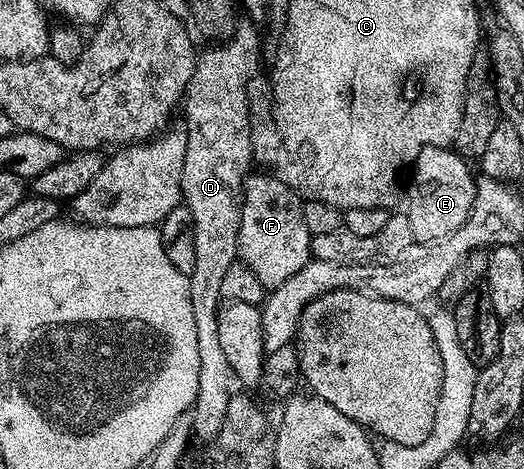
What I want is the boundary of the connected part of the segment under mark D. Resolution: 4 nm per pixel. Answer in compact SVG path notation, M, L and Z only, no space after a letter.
M252 23L237 24L236 30L226 41L213 44L199 54L194 67L194 75L184 94L182 113L188 116L188 146L186 159L182 163L182 201L194 215L194 271L190 274L190 307L194 307L194 328L198 334L198 395L193 403L190 416L192 432L195 440L207 443L215 439L228 410L230 388L230 370L226 363L226 354L218 340L218 315L222 308L222 278L226 270L238 260L238 231L242 223L242 203L244 202L244 178L249 176L253 168L252 160L252 128L248 118L248 100L246 99L246 83L261 72L262 34Z

